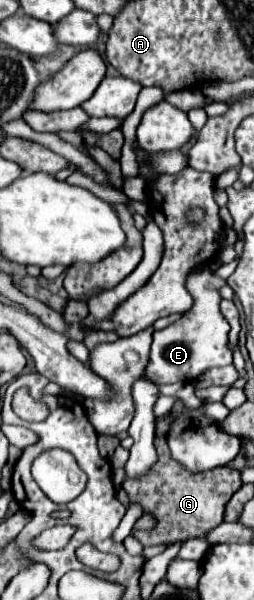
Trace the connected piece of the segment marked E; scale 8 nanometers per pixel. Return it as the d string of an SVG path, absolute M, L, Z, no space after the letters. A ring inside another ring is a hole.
M199 267L199 269L195 269L191 273L191 277L186 281L186 288L191 297L193 297L193 309L189 309L179 321L175 321L169 327L153 333L151 355L149 355L149 363L147 363L147 369L145 369L145 375L151 381L155 381L155 383L177 383L177 381L189 381L189 383L193 383L205 371L209 371L213 367L225 367L225 365L233 363L231 349L227 347L227 343L229 343L229 323L225 321L225 317L219 311L219 301L221 301L219 289L223 287L223 283L225 281L219 279L219 277L213 277L207 267Z

